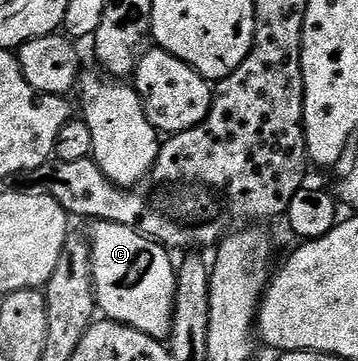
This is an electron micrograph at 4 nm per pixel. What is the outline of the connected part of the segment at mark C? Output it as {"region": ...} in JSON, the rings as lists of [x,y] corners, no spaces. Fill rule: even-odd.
{"region":[[[95,221],[93,227],[95,230],[89,233],[89,240],[98,312],[106,320],[120,321],[166,342],[171,335],[171,316],[175,310],[177,265],[171,262],[172,254],[130,225]]]}

